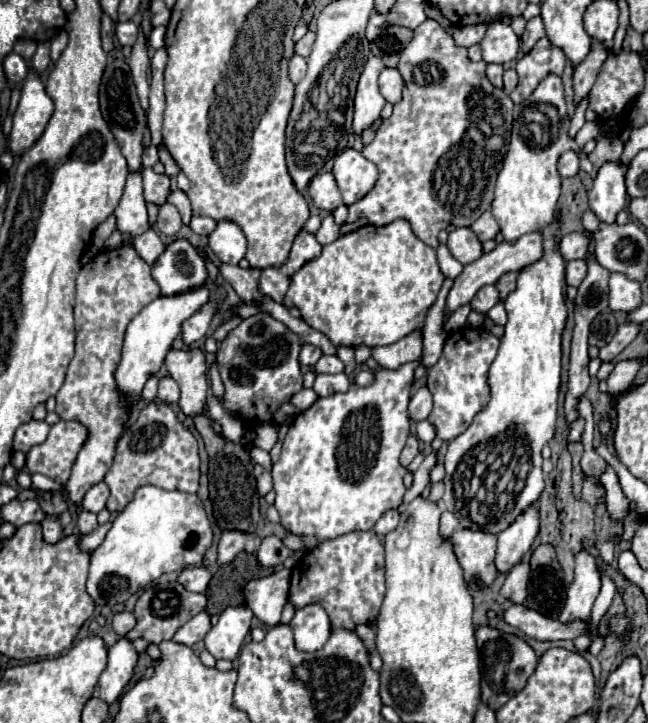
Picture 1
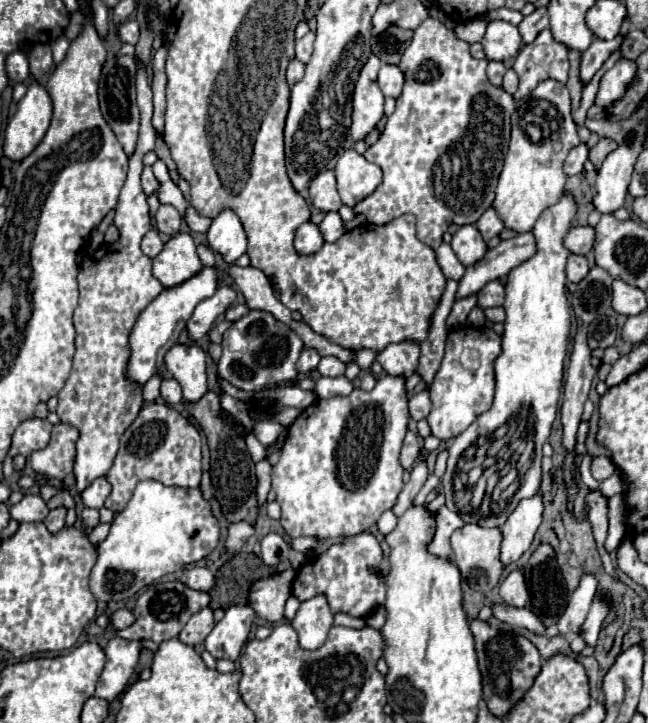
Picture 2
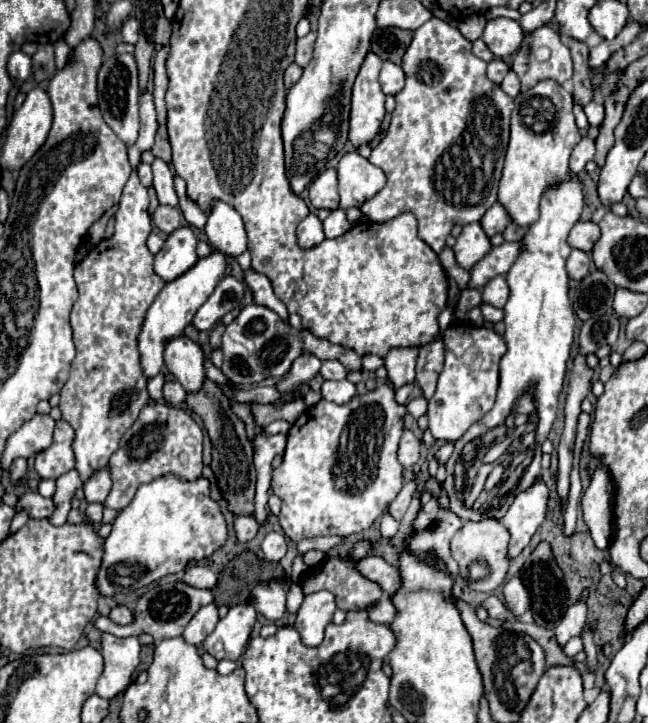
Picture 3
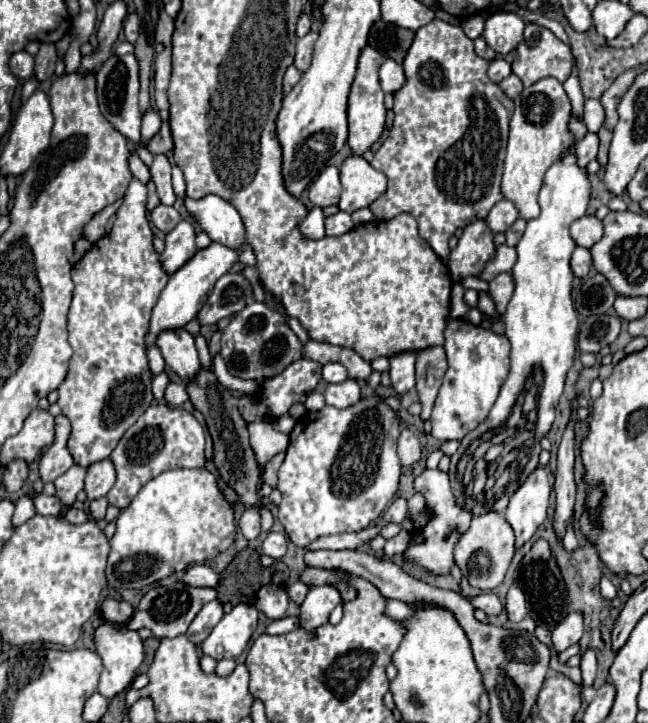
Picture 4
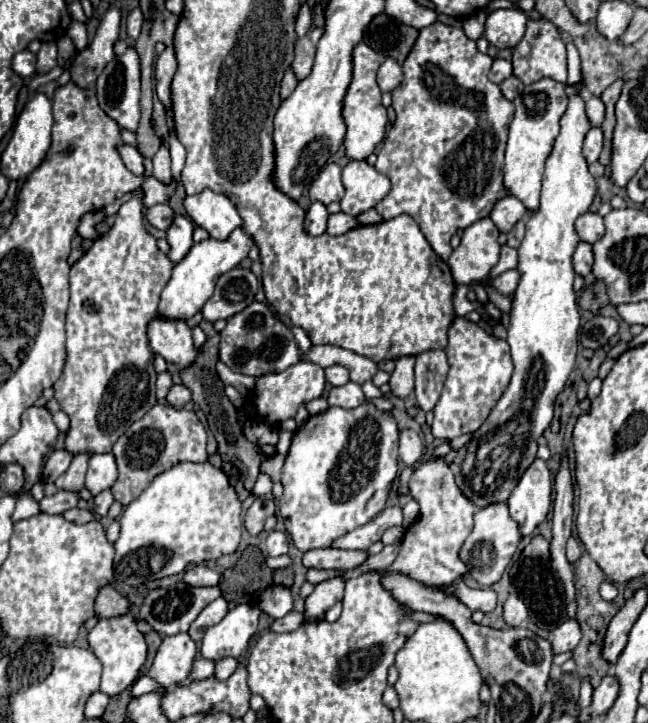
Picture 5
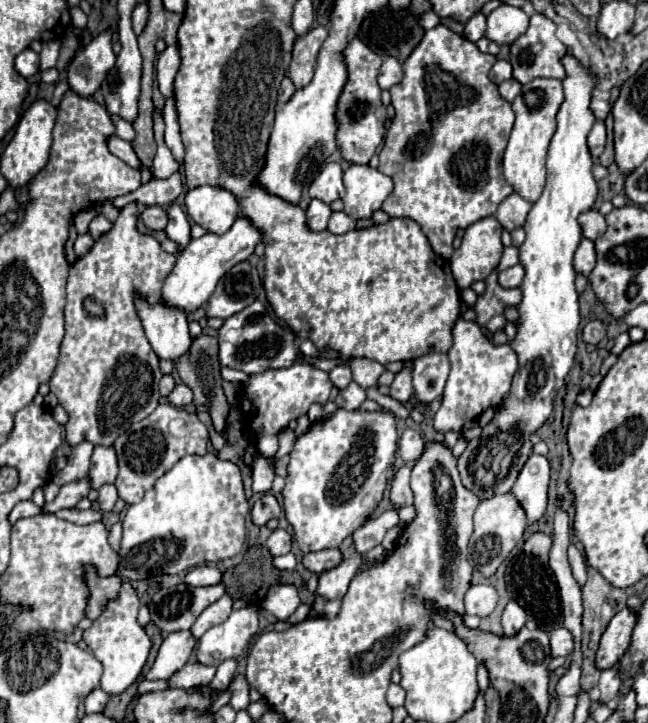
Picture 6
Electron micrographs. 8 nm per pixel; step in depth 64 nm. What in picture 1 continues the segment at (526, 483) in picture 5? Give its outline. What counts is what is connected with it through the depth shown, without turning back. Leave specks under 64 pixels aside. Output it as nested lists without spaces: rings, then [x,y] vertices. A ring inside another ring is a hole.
[[[532,506],[498,536],[498,550],[494,560],[498,574],[506,574],[522,560],[522,556],[530,550],[536,534],[538,534],[538,508]]]

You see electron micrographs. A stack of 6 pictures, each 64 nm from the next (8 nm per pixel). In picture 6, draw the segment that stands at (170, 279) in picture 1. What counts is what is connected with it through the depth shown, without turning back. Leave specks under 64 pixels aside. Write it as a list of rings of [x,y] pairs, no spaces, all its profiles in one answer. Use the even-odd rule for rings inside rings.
[[[172,204],[168,208],[168,226],[166,226],[166,234],[172,242],[178,244],[178,252],[182,252],[188,246],[190,240],[190,220],[184,214],[184,210],[176,204]]]

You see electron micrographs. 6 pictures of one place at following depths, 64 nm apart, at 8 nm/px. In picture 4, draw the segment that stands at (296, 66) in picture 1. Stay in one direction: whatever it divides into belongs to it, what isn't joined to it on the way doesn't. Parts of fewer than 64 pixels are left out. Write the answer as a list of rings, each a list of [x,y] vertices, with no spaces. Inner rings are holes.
[[[290,66],[284,74],[284,94],[288,94],[298,84],[298,80],[300,80],[300,72],[294,66]]]

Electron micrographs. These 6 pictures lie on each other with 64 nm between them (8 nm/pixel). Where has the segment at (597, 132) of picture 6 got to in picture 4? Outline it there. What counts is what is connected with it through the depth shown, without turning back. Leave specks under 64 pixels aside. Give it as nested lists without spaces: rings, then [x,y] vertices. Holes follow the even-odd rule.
[[[588,132],[578,144],[576,144],[576,164],[580,164],[580,168],[586,168],[586,164],[590,160],[594,160],[598,154],[598,136]]]

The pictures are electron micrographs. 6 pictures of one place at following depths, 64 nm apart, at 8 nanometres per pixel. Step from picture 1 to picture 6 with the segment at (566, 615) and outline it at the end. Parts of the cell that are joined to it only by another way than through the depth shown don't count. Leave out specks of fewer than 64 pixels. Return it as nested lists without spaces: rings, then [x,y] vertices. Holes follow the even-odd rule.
[[[564,626],[554,630],[550,634],[550,646],[552,646],[552,658],[556,658],[556,656],[570,656],[570,652],[574,648],[572,632],[568,632]]]

